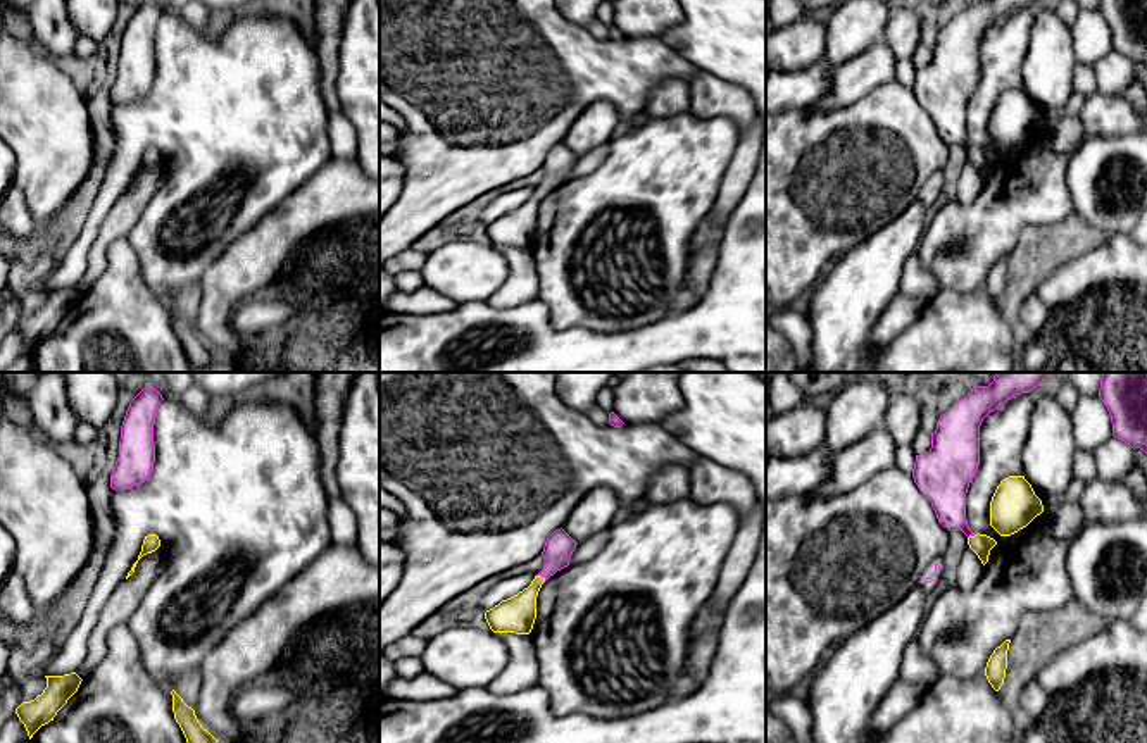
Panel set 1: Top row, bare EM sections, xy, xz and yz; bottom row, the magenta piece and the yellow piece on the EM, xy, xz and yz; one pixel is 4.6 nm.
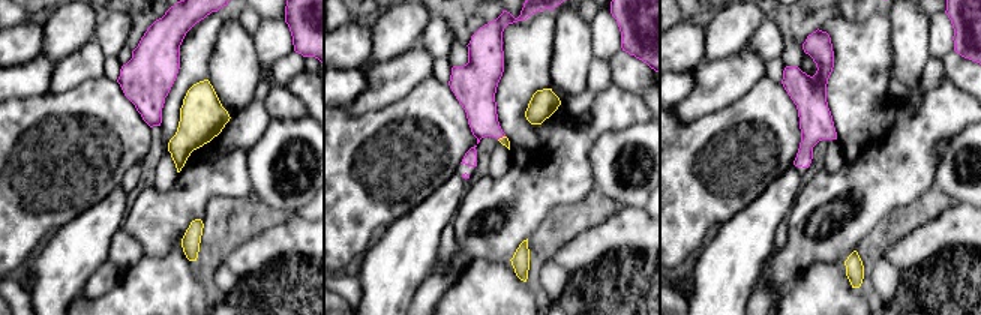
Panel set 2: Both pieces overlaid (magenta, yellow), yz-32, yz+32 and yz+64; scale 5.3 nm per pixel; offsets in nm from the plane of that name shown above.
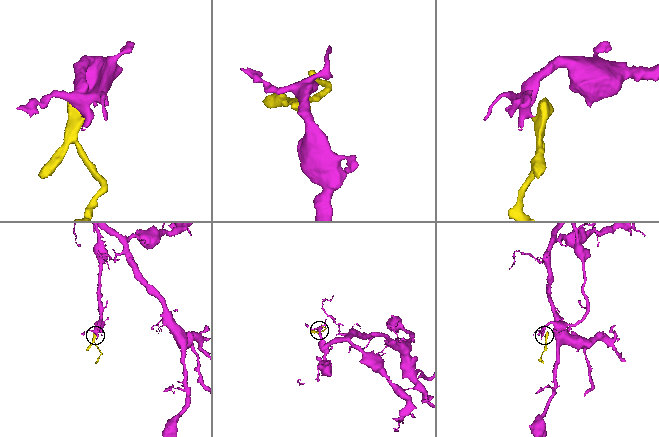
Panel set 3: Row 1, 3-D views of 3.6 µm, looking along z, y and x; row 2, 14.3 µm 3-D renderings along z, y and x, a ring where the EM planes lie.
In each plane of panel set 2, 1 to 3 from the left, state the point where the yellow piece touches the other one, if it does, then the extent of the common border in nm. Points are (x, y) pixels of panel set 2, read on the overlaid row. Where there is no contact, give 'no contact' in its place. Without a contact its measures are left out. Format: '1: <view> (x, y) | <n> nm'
1: no contact
2: yz+32 (501, 137) | 50 nm
3: no contact

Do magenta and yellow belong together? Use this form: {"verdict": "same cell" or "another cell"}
{"verdict": "same cell"}

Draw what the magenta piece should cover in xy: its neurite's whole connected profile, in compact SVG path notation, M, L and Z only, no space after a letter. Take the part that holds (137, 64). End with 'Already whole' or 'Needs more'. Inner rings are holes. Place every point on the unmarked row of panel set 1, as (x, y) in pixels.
M143 2L129 17L119 53L119 71L110 88L110 102L128 103L145 97L155 78L154 38L162 9Z. Already whole

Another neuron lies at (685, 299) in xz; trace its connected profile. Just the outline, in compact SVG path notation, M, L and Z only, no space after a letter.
M686 278L683 279L681 290L669 297L668 307L673 314L685 312L697 303L693 290L688 286Z

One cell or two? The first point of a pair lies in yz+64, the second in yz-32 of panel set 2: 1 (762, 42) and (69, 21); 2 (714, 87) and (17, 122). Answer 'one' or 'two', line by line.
1: two
2: two

